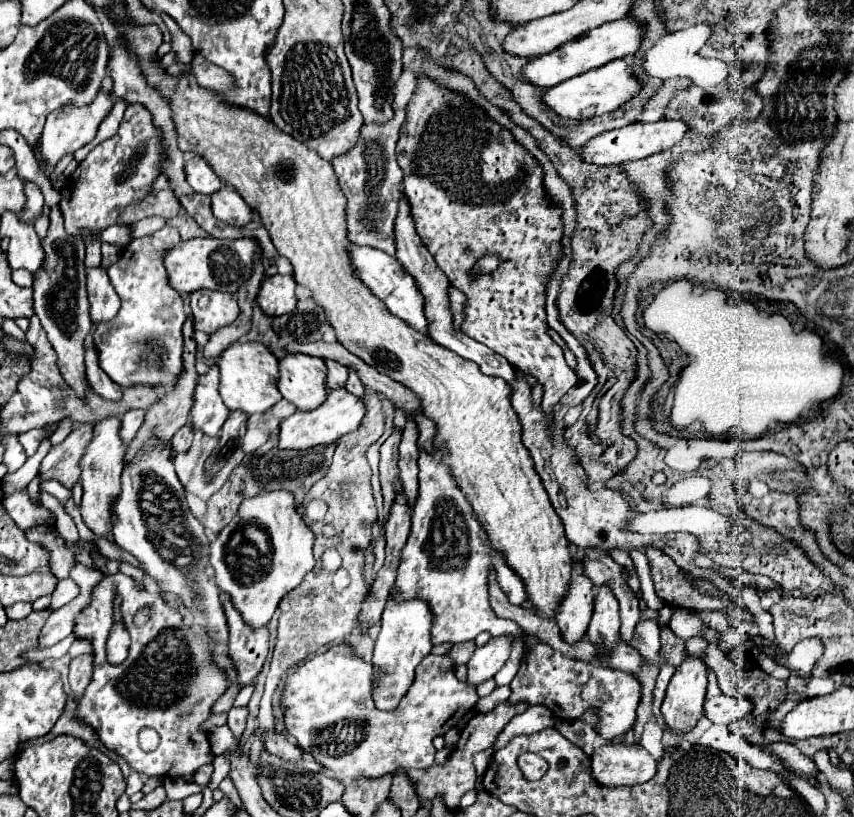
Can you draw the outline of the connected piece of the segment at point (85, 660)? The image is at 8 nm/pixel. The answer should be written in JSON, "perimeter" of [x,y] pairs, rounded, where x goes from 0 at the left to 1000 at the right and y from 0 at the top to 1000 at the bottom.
{"perimeter":[[[95,802],[95,804],[83,809],[83,814],[81,814],[81,838],[83,838],[88,856],[97,851],[100,841],[107,834],[107,824],[109,824],[107,802]]]}

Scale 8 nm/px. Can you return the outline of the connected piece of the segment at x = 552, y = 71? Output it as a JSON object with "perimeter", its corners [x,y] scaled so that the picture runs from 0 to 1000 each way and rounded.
{"perimeter":[[[737,21],[708,28],[699,35],[687,38],[685,43],[678,43],[676,48],[671,48],[666,53],[659,53],[657,58],[652,58],[652,62],[645,62],[641,67],[622,72],[610,84],[610,97],[626,104],[626,106],[650,106],[657,99],[664,99],[664,97],[673,94],[673,92],[680,92],[690,84],[704,82],[704,80],[708,80],[718,72],[741,67],[751,55],[751,43],[753,43],[753,33],[748,33],[748,28],[737,23]]]}

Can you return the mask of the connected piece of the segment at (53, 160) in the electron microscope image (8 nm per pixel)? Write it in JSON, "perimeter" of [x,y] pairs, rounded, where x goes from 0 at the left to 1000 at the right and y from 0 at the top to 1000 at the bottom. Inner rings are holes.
{"perimeter":[[[116,114],[111,119],[111,124],[102,131],[74,131],[74,133],[55,141],[53,158],[50,158],[50,165],[46,170],[46,187],[48,187],[48,195],[53,197],[53,209],[50,212],[55,217],[64,209],[64,202],[69,200],[71,192],[76,192],[81,187],[88,187],[90,182],[95,182],[97,177],[102,177],[111,168],[116,151],[128,141],[130,131],[132,131],[132,126],[130,126],[128,116]]]}

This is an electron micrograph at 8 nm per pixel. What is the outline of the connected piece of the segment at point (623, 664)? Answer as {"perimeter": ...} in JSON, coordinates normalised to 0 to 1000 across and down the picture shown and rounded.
{"perimeter":[[[725,785],[720,799],[715,804],[706,804],[704,812],[711,814],[711,816],[718,816],[718,819],[725,819],[725,821],[748,821],[751,819],[751,802],[746,794],[732,789]]]}

